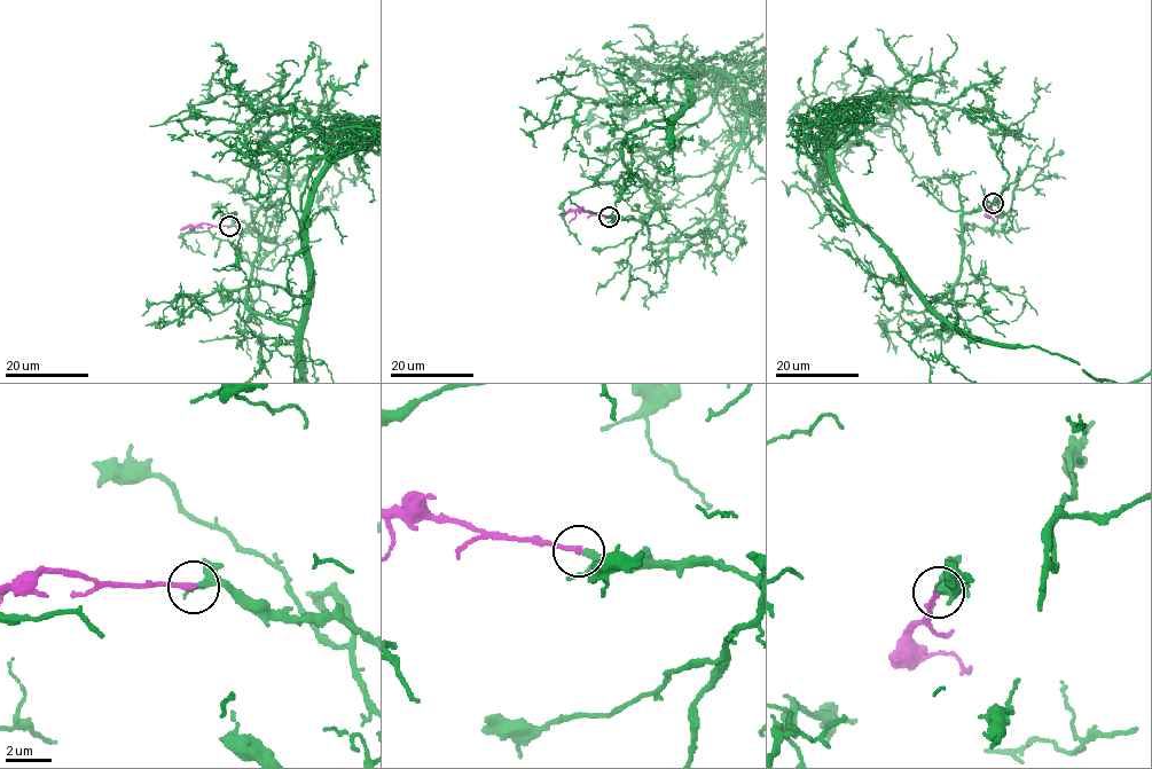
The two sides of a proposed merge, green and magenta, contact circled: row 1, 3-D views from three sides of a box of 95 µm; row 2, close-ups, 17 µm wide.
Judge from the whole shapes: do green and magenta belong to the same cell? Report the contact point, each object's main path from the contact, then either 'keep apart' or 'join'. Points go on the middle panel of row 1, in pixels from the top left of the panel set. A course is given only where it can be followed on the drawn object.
at (609, 217); green runs (610, 218), (651, 213), (621, 142), (669, 118), (676, 240), (597, 288); magenta runs (609, 218), (576, 211), (561, 214); join

